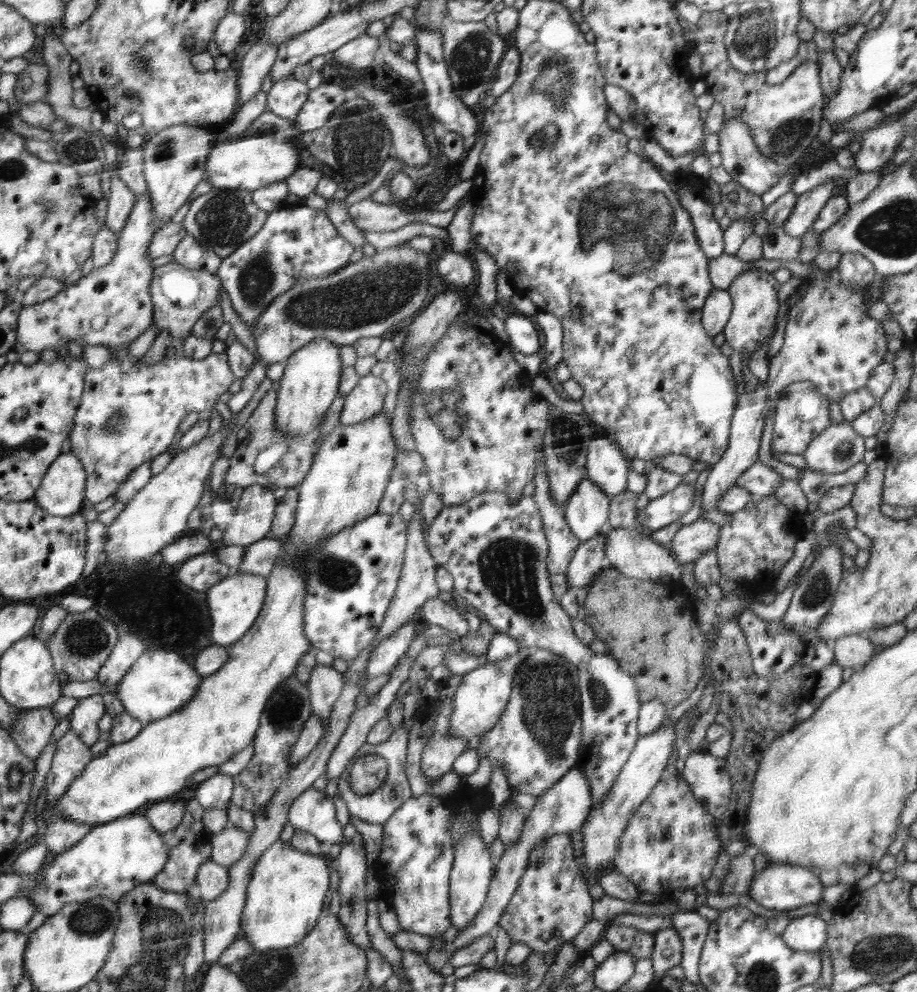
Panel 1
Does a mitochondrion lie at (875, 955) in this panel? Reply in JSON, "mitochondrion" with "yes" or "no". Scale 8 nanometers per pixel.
{"mitochondrion":"yes"}

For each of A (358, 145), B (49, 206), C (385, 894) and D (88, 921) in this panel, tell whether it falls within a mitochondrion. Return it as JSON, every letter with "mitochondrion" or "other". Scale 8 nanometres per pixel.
{"A":"mitochondrion","B":"mitochondrion","C":"other","D":"mitochondrion"}

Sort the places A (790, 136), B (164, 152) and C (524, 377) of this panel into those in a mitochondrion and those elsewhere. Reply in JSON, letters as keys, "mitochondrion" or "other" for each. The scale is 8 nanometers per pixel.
{"A":"mitochondrion","B":"mitochondrion","C":"other"}

